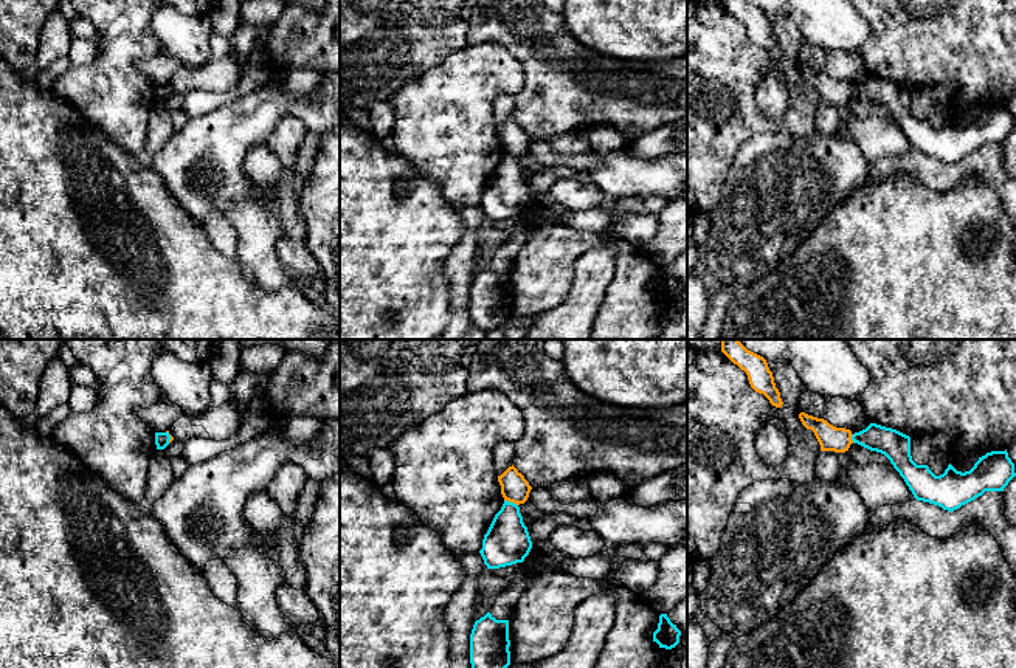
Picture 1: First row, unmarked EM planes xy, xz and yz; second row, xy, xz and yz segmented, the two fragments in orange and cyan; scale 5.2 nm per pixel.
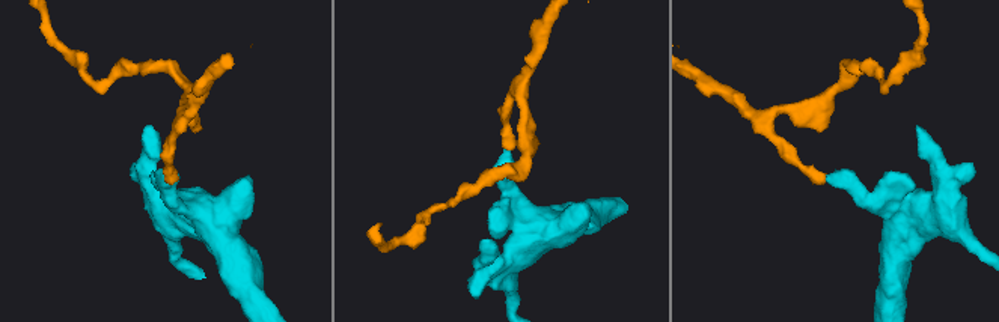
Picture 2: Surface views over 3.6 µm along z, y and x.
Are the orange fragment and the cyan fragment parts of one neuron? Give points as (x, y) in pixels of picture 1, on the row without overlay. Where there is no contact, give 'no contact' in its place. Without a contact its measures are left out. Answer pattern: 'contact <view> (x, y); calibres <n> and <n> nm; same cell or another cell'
contact xz (511, 154); calibres 150 and 240 nm; another cell

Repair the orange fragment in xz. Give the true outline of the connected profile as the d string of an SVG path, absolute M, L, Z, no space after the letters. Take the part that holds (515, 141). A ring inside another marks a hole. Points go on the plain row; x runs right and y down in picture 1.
M512 118L501 129L498 129L501 147L504 153L517 158L524 157L529 150L532 139L524 129Z

